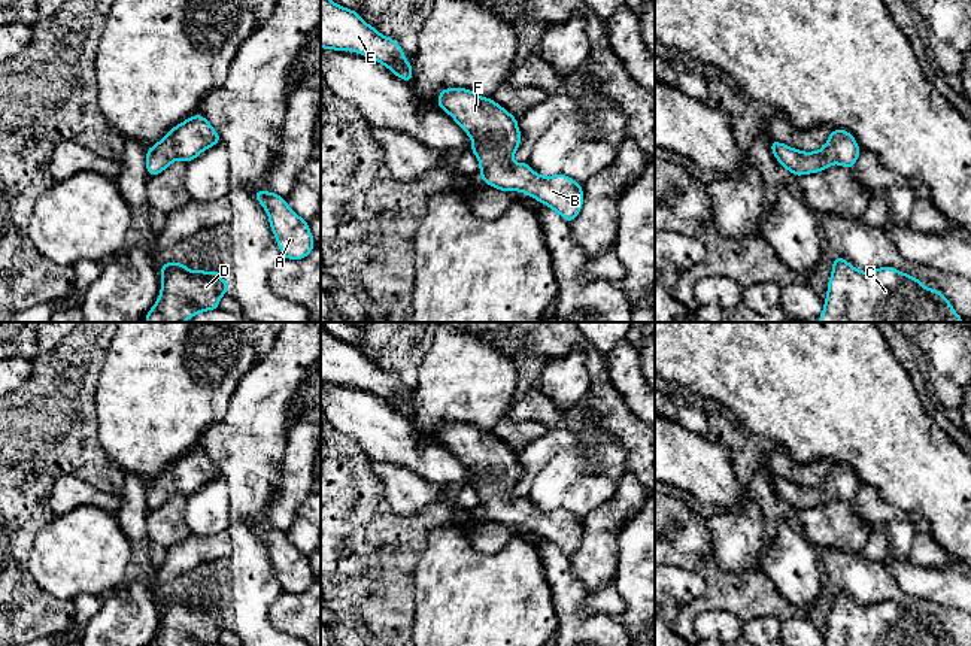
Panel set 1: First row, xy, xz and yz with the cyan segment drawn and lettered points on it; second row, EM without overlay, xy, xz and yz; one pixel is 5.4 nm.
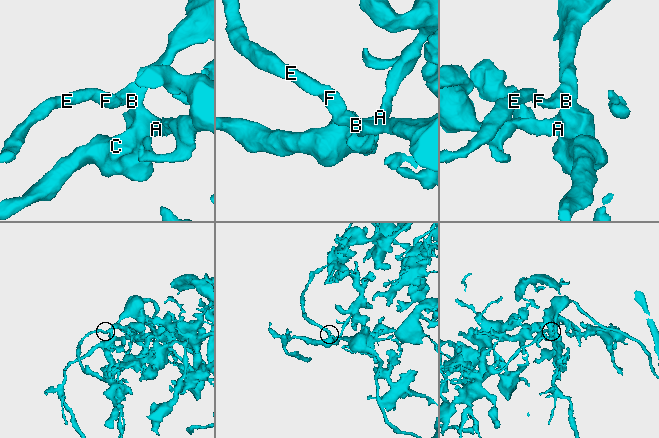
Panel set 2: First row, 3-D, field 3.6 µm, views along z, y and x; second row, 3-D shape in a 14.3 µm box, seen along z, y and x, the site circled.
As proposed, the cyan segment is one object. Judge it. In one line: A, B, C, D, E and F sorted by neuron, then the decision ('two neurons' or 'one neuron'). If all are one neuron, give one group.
groups A B C D E F; one neuron

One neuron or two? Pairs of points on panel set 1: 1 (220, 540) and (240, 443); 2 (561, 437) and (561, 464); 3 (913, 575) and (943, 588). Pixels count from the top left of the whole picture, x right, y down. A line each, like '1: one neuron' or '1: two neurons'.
1: two neurons
2: two neurons
3: one neuron

